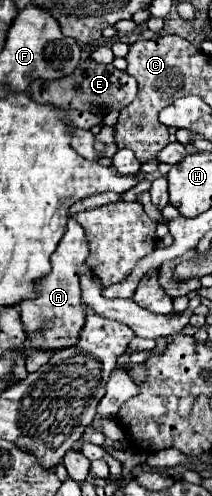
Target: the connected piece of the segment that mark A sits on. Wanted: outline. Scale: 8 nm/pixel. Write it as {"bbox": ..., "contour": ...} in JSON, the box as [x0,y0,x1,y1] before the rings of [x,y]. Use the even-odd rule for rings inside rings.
{"bbox":[18,218,88,350],"contour":[[[68,218],[66,234],[60,240],[60,246],[52,254],[52,272],[40,280],[36,280],[38,296],[34,300],[24,300],[18,304],[20,316],[28,336],[32,338],[32,348],[52,350],[52,348],[66,348],[76,344],[78,334],[84,326],[84,308],[80,304],[80,286],[78,286],[78,270],[88,258],[88,246],[84,238],[84,228],[74,218]],[[48,318],[48,326],[44,320]]]}

